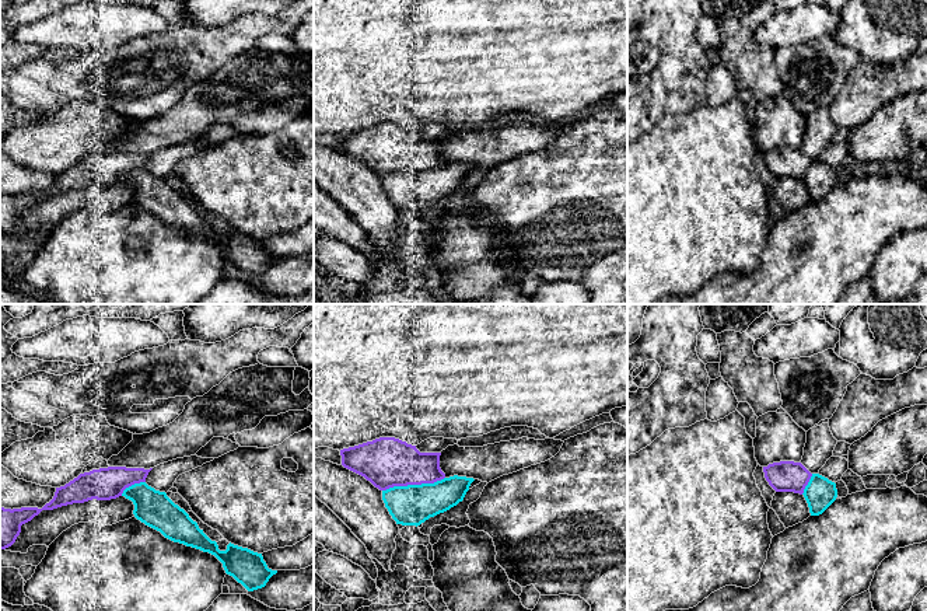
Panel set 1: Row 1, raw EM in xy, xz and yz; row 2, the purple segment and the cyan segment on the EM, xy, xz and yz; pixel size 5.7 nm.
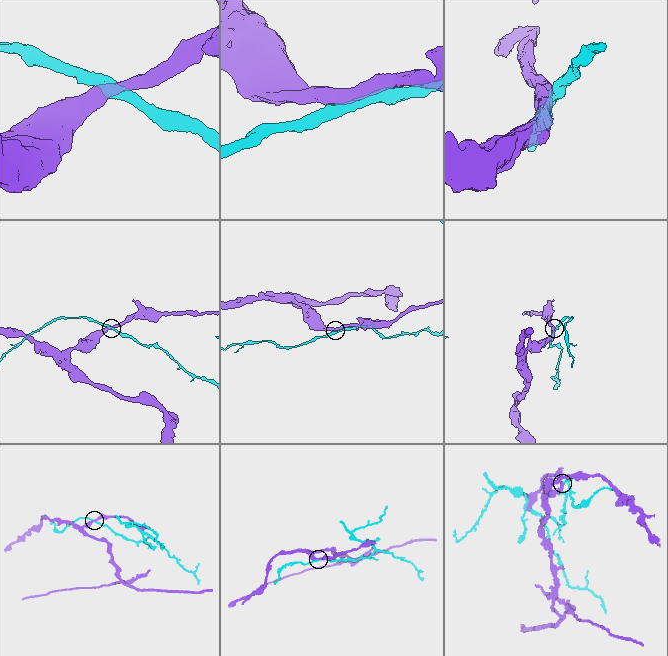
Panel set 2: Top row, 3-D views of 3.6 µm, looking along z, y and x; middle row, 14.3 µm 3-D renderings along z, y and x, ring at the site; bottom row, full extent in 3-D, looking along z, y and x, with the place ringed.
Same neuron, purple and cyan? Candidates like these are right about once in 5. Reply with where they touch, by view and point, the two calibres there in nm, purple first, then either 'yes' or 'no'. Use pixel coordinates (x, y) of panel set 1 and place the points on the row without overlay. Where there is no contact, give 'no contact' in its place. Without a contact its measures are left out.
contact xz (413, 170); calibres 280 and 240 nm; no

